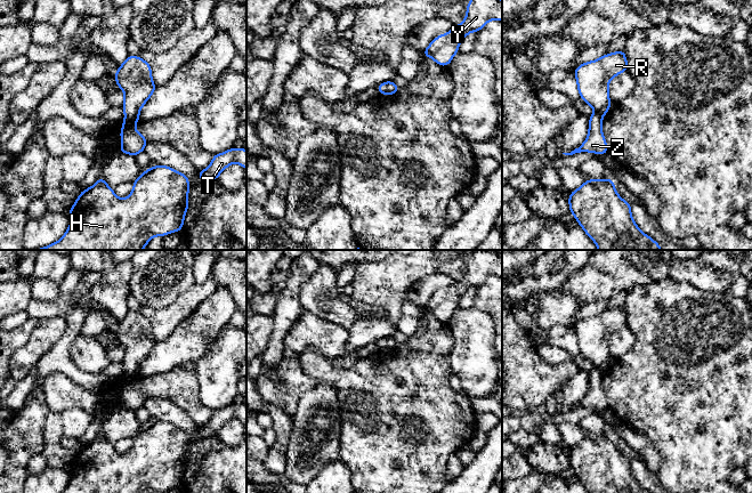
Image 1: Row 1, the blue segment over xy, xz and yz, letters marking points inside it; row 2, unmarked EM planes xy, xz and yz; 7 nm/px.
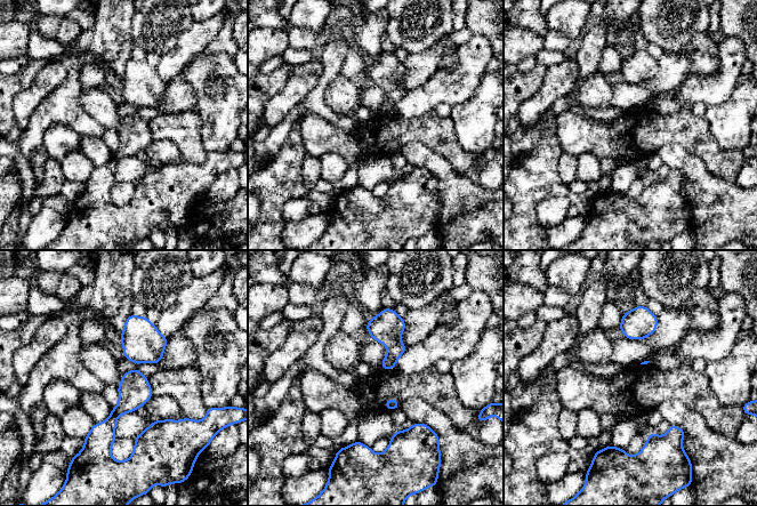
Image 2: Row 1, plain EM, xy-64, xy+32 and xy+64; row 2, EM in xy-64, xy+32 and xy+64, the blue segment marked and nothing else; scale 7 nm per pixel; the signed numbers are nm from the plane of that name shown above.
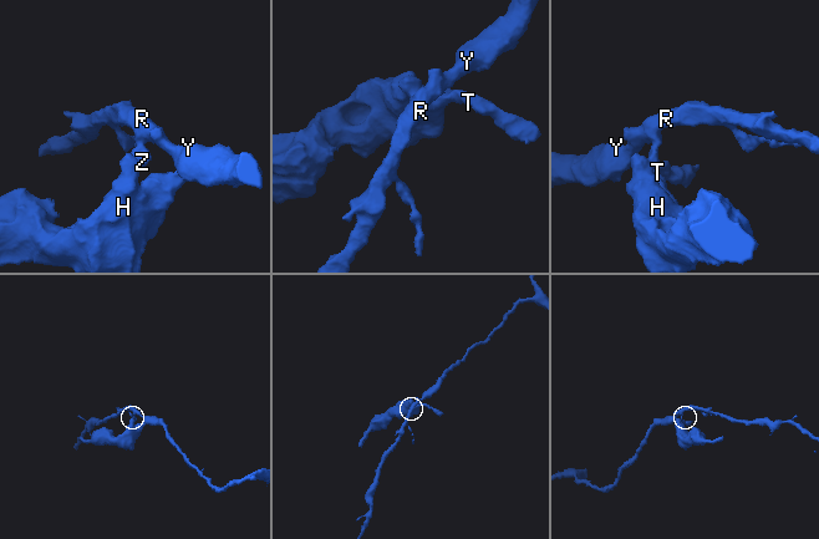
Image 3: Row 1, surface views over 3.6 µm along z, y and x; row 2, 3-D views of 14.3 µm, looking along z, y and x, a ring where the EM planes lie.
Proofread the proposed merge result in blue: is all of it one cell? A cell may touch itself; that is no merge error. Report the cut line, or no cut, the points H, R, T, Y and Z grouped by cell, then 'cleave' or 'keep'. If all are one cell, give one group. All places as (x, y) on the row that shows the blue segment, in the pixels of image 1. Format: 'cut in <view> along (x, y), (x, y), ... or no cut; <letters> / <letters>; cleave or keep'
cut in xy along (138, 115), (126, 118); H T Z / R Y; cleave

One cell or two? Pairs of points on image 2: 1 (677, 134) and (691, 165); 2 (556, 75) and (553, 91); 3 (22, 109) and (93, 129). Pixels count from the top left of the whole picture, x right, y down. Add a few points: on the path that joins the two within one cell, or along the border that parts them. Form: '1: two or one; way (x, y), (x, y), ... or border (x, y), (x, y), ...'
1: two; border (657, 150), (667, 144), (678, 144), (705, 163)
2: one; way (556, 79), (556, 85), (553, 88)
3: two; border (50, 93), (31, 114), (27, 126), (23, 130)

